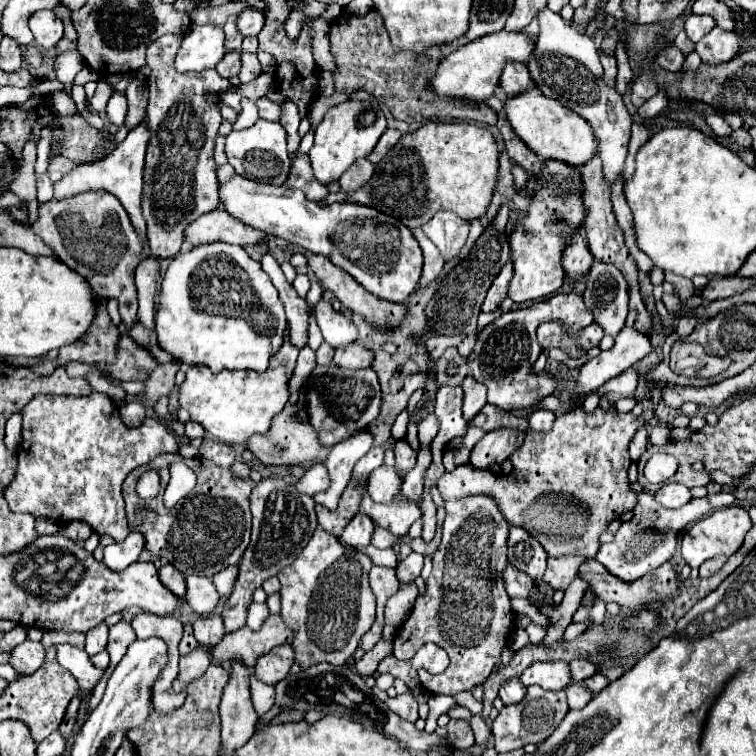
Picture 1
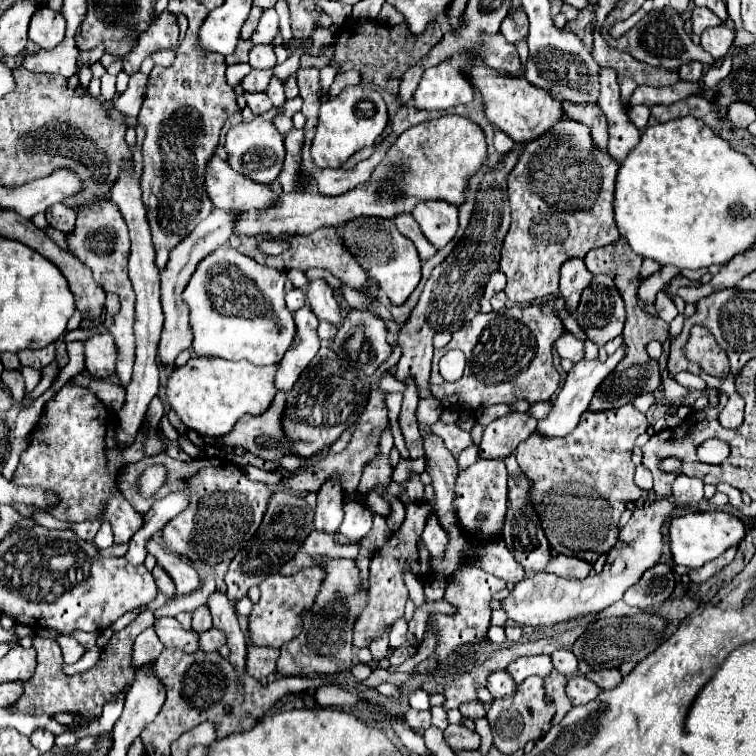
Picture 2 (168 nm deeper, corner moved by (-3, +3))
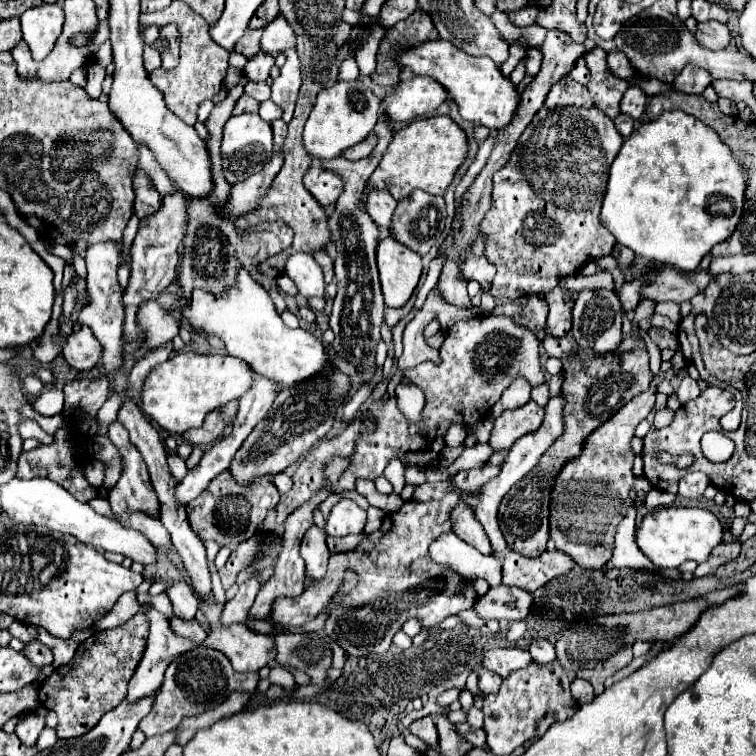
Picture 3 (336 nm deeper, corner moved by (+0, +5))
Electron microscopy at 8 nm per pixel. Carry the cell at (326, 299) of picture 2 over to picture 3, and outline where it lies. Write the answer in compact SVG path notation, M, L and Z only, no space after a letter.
M308 253L290 255L286 261L286 275L292 277L300 295L304 295L306 299L310 299L310 297L326 299L328 297L324 273L312 255L308 255Z

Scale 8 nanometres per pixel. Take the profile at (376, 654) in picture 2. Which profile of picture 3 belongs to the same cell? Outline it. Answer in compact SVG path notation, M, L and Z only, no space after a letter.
M196 647L188 653L178 655L166 669L164 685L152 705L152 711L140 721L140 731L146 737L154 737L166 731L172 731L182 723L184 717L194 717L206 709L222 705L230 693L246 691L254 693L258 685L258 673L238 673L232 669L228 657L216 649Z

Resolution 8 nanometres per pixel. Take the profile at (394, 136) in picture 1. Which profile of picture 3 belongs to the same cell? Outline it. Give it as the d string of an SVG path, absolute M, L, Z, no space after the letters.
M312 165L304 175L304 187L326 207L330 203L336 203L342 195L344 179L334 171L322 169L320 165Z

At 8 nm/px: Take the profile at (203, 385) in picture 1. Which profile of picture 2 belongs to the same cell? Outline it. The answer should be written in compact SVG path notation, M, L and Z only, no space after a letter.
M191 357L167 379L167 403L181 421L201 437L215 439L233 429L243 415L261 415L275 397L275 371L279 365L255 367L243 361Z

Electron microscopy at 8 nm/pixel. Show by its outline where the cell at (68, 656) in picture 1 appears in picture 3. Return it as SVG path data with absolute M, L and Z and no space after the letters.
M38 627L38 639L46 645L46 647L50 647L52 649L52 653L54 653L54 667L64 667L64 665L68 665L70 661L72 661L72 657L74 657L74 653L76 653L76 649L78 649L78 641L74 641L74 639L60 639L60 637L54 637L52 633L48 633L46 629L42 629L42 627Z

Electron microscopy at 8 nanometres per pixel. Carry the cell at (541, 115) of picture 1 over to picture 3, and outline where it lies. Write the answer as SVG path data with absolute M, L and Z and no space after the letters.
M428 41L408 51L398 51L396 61L402 67L410 67L416 75L430 75L442 83L450 97L458 103L460 115L474 125L484 125L488 129L504 129L520 105L520 93L516 85L502 75L500 67L490 57L468 57L462 49L456 49L450 41Z

